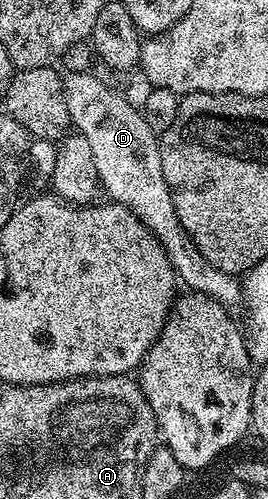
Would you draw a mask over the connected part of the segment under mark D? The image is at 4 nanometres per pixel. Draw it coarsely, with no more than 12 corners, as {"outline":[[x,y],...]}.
{"outline":[[91,71],[62,77],[101,189],[161,241],[175,277],[234,310],[241,281],[172,205],[157,133]]}

